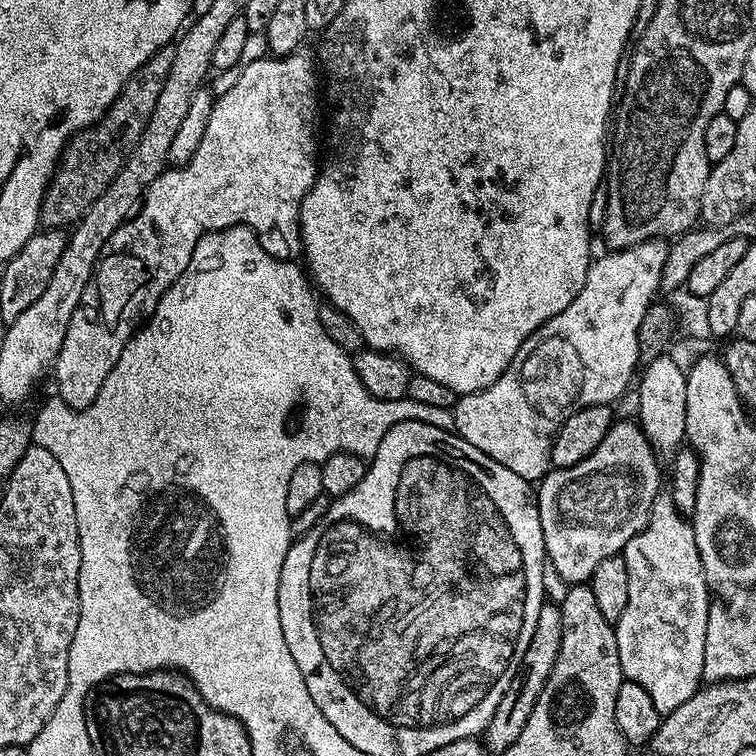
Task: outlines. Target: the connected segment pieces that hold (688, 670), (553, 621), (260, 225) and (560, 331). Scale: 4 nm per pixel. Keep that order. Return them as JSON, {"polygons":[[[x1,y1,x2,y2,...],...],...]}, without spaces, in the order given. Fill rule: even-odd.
{"polygons":[[[671,495,657,496,652,503,646,526,641,532,634,534,630,542,626,542,622,555,626,562,626,570,630,573,630,595,626,602,626,610,622,610,622,614,614,621,618,658,625,677,638,682,638,686,642,686,646,694,650,694,659,712,667,714,678,710,682,702,686,702,694,693,700,691,704,680,710,589,702,570,698,542,694,542,691,519,677,510]],[[545,602,538,610,538,623,534,626,534,638,530,638,530,646,526,646,523,667,510,682,506,694,502,694,502,702,498,702,494,718,490,718,482,733,483,743,489,753,503,754,509,746,518,742,518,734,522,734,522,729,526,727,530,710,534,710,534,702,538,702,538,694,542,694,542,686,546,686,550,670,554,670,554,662,558,659,558,646,562,646,560,605,556,602]],[[304,50,291,52,289,56,269,54,262,60,255,60,243,65,238,82,234,82,234,86,230,86,230,90,219,93,213,99,210,122,206,122,206,134,202,134,202,142,198,146,198,150,194,150,194,158,190,158,190,162,169,167,164,171,146,190,139,208,128,217,125,224,118,226,118,230,114,230,114,234,106,242,100,260,96,263,96,268,92,272,90,282,86,286,86,290,82,290,82,302,78,302,78,306,74,310,74,318,70,318,70,326,66,326,66,338,62,342,62,350,58,350,56,355,54,365,54,373,56,372,55,395,62,402,66,402,69,408,85,408,90,406,90,402,94,402,94,398,98,398,98,390,102,390,110,370,114,370,114,362,118,362,118,358,122,358,122,350,126,350,126,342,130,342,133,334,141,328,144,321,151,316,153,310,158,306,162,294,166,294,166,290,182,274,182,270,186,270,186,266,190,262,190,254,194,254,194,246,198,246,198,242,207,232,217,232,223,228,232,228,236,224,242,224,251,228,260,237,260,245,264,247,266,254,270,254,279,260,291,261,295,261,301,255,300,211,302,210,302,198,306,198,310,186,314,186,316,181,318,171,316,115,320,112,320,100,316,97,318,64,313,57,311,60,306,52]],[[661,238,647,240,633,248,609,251,609,256,597,255,588,265,586,282,578,298,574,298,562,314,554,314,554,318,522,342,518,354,514,354,514,362,506,366,498,382,481,392,463,393,457,399,454,409,456,435,470,442,470,446,478,446,478,450,494,458,494,462,502,462,506,470,514,470,518,478,529,482,543,480,552,462,552,439,562,422,566,422,566,418,570,418,578,408,611,405,629,391,631,384,628,383,631,380,633,383,641,363,638,326,642,326,642,318,646,318,648,307,660,292,660,279,668,261,669,247,669,241]]]}

